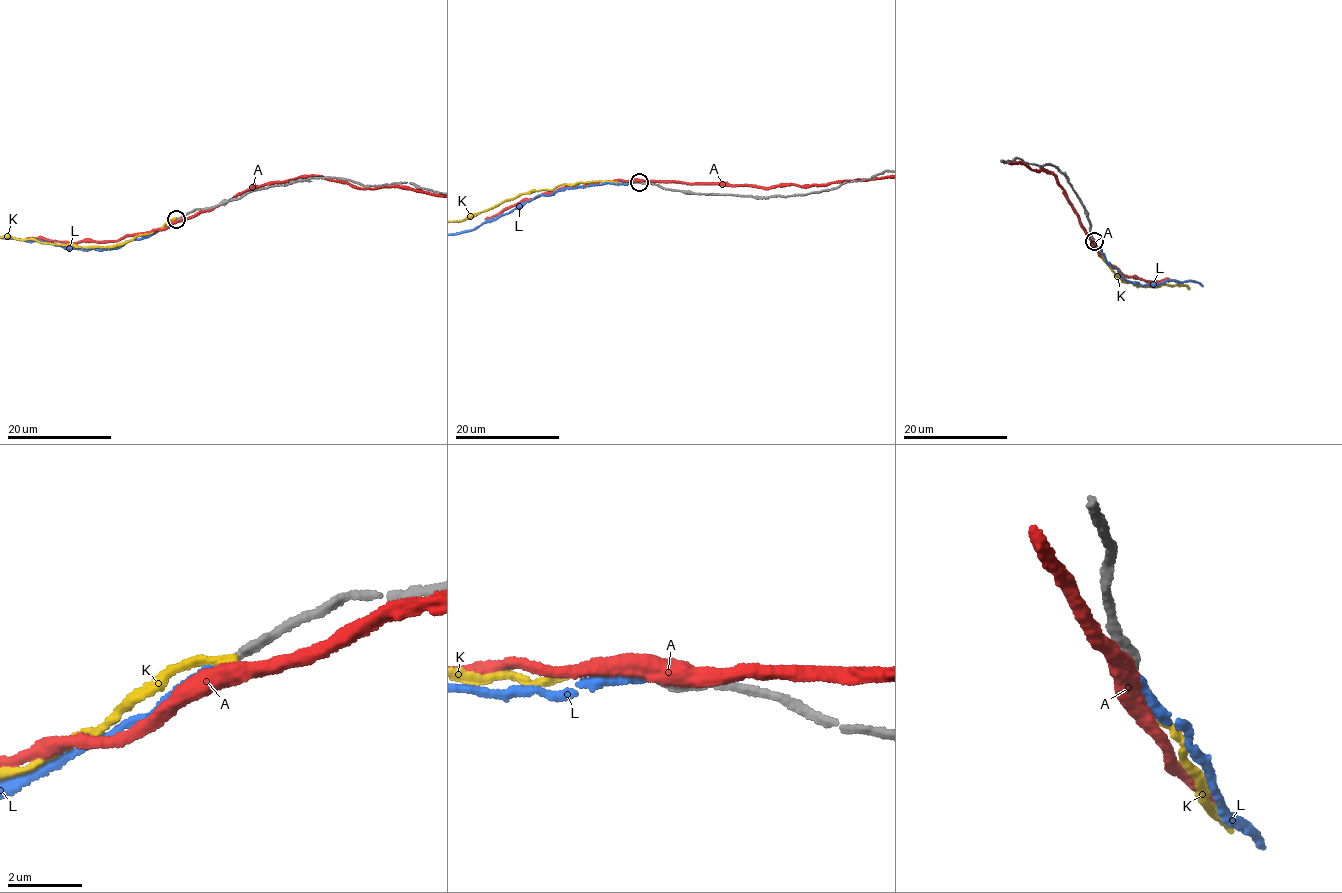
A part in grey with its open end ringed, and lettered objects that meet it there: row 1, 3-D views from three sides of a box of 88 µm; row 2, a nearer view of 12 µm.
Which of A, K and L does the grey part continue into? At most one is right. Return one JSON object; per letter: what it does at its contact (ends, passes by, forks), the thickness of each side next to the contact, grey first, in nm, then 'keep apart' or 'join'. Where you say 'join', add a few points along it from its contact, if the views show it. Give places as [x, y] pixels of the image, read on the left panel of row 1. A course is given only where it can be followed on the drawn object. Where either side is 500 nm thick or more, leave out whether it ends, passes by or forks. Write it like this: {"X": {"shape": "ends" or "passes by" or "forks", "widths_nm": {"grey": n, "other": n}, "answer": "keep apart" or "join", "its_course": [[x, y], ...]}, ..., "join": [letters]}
{"A": {"shape": "passes by", "widths_nm": {"grey": 260, "other": 480}, "answer": "keep apart"}, "K": {"shape": "ends", "widths_nm": {"grey": 280, "other": 240}, "answer": "keep apart"}, "L": {"shape": "ends", "widths_nm": {"grey": 200, "other": 200}, "answer": "join"}, "join": ["L"]}

